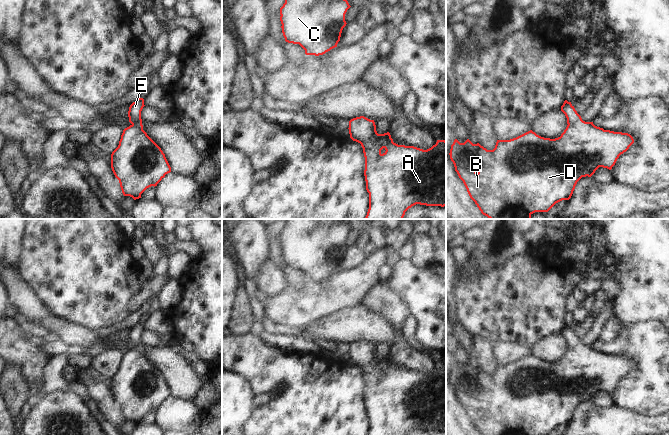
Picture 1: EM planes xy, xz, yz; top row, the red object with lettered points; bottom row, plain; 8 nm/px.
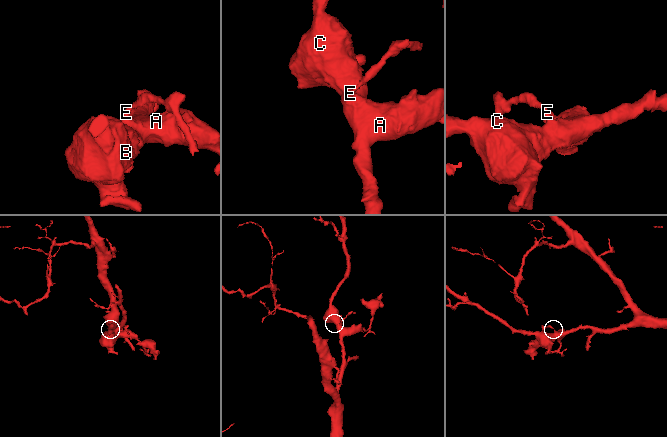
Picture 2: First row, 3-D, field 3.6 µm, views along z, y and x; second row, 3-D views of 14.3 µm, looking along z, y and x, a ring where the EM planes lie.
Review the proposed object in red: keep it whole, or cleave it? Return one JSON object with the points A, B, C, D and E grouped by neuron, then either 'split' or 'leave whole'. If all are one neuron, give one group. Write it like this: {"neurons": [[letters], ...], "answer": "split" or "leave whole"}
{"neurons": [["A", "B", "C", "D", "E"]], "answer": "leave whole"}

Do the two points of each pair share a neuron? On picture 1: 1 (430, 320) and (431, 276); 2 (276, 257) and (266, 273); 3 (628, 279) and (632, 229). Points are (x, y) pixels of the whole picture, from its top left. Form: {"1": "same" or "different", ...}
{"1": "same", "2": "different", "3": "same"}

